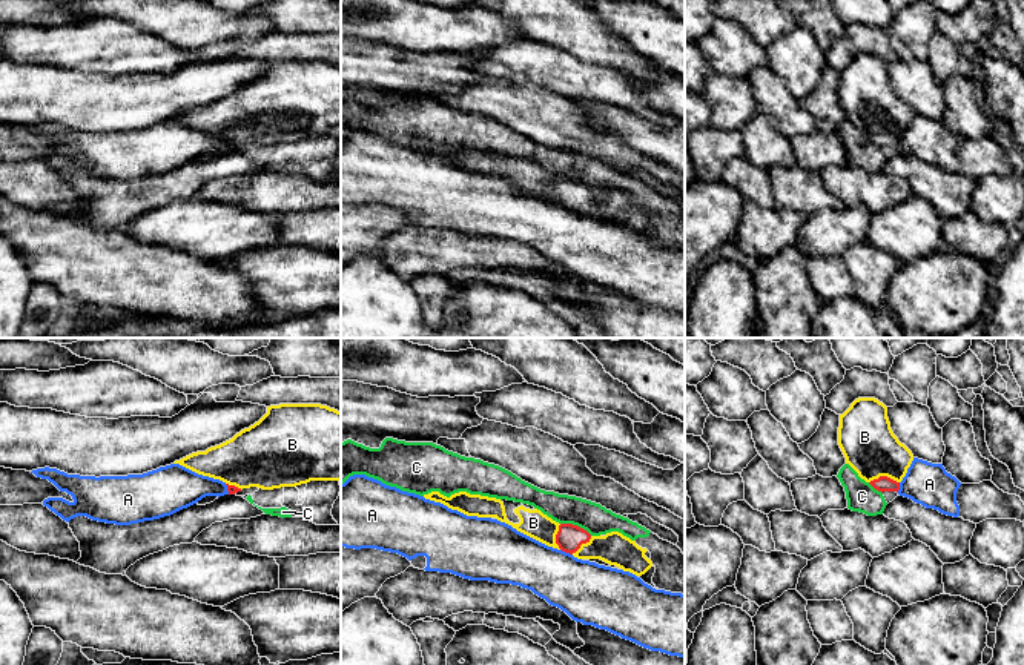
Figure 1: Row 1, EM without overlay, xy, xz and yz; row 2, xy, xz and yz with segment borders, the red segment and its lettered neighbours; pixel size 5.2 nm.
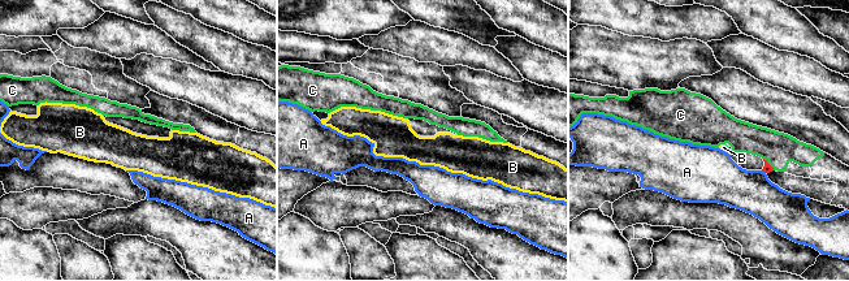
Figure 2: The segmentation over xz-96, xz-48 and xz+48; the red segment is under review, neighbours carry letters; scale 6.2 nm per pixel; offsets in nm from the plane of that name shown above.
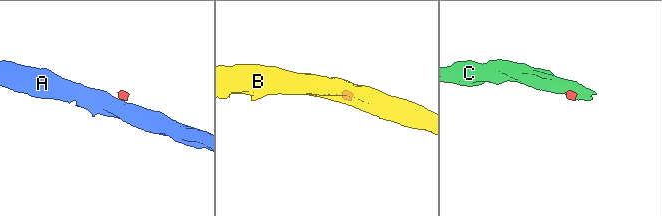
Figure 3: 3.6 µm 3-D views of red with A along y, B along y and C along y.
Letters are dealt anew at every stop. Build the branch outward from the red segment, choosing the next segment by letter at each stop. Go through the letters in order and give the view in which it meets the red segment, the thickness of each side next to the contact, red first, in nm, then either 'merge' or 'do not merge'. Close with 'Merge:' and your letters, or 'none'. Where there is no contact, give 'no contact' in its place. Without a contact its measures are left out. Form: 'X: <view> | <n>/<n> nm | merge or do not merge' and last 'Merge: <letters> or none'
A: xz | 140/320 nm | do not merge
B: yz | 80/280 nm | do not merge
C: xz | 140/160 nm | merge
Merge: C

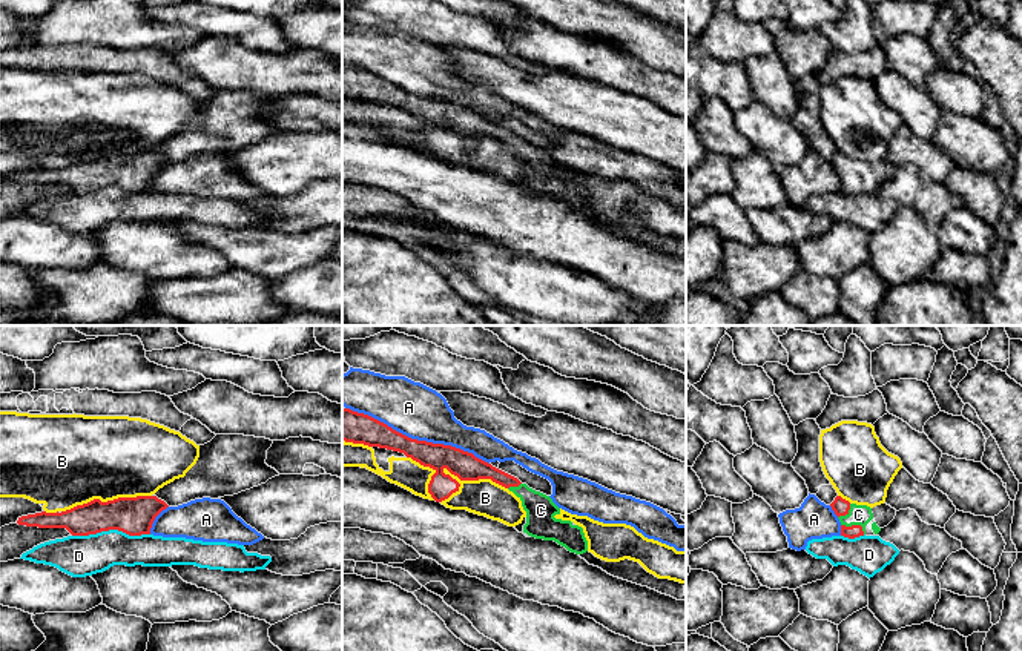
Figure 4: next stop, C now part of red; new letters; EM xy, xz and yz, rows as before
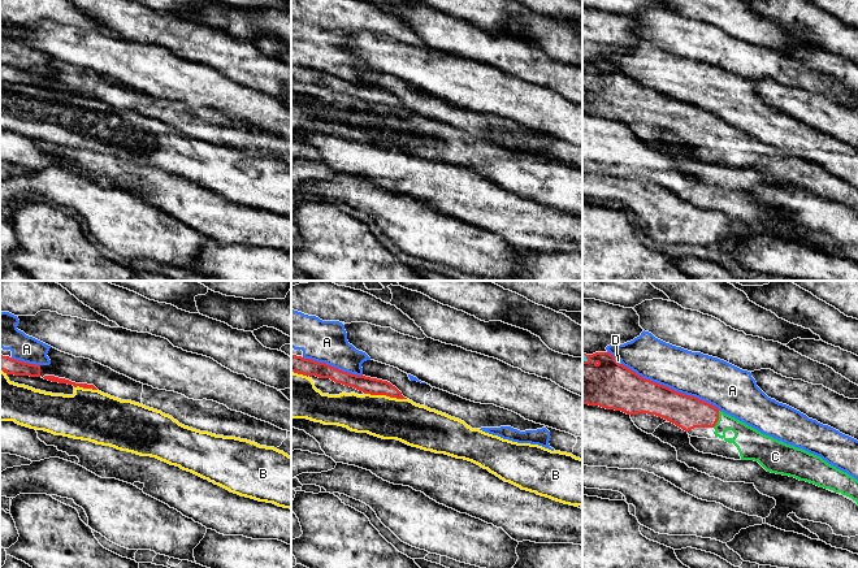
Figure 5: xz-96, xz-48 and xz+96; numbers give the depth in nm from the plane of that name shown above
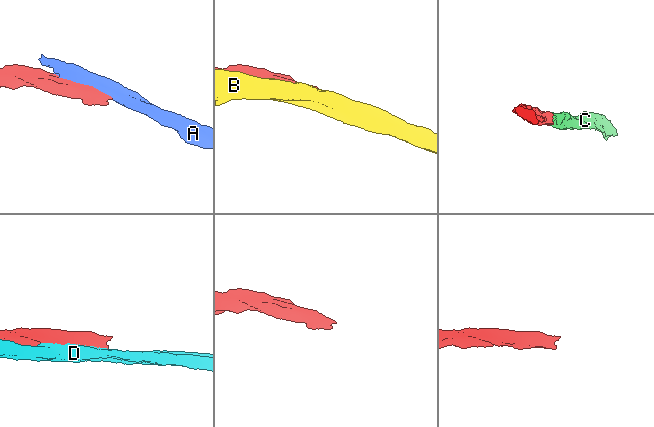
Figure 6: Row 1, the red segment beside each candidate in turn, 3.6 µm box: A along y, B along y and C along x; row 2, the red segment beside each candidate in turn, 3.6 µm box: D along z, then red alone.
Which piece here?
A: xz | 150/280 nm | do not merge
B: xz | 150/190 nm | do not merge
C: yz | 70/110 nm | merge
D: xy | 200/220 nm | do not merge
Merge: C

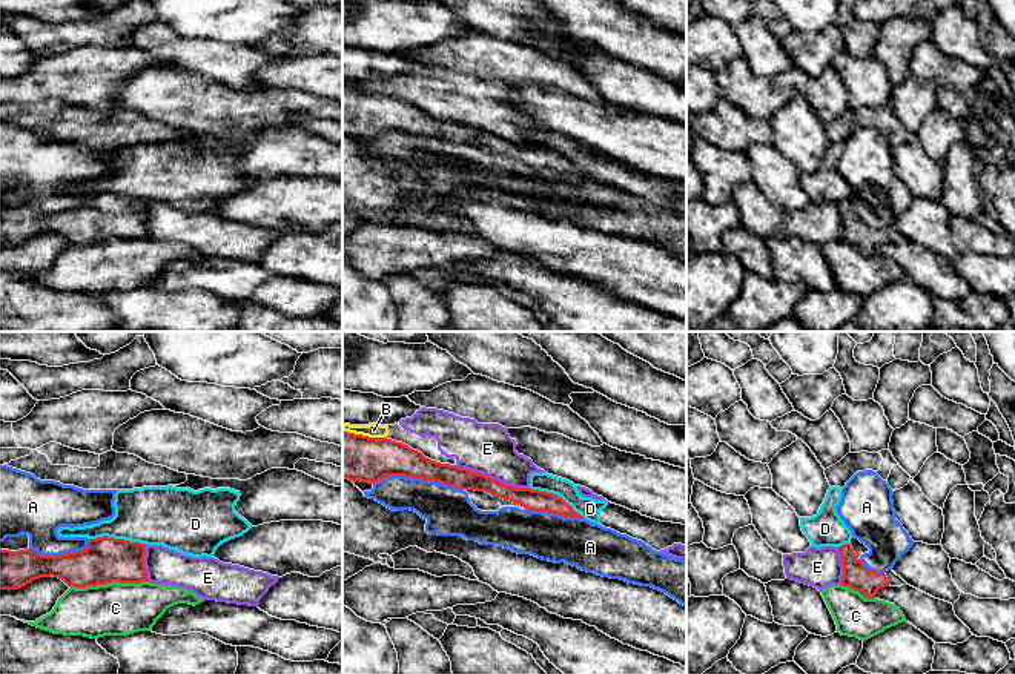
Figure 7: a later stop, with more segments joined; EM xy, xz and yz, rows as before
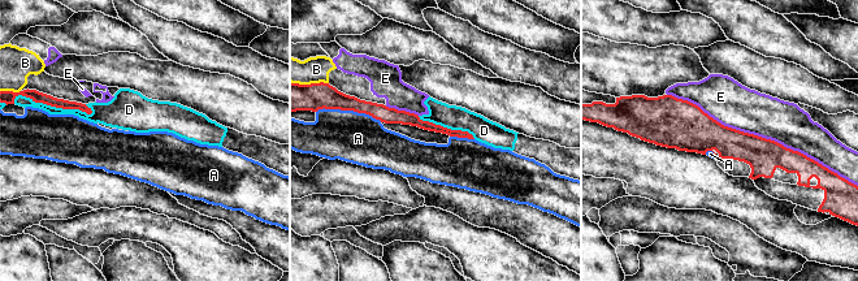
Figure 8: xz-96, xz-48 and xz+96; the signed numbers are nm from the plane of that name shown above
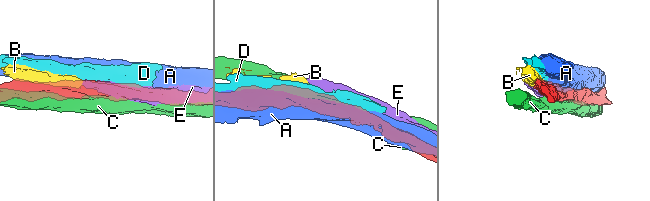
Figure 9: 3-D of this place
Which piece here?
A: xz | 220/260 nm | do not merge
B: xz | 240/80 nm | do not merge
C: xy | 240/280 nm | do not merge
D: xy | 240/300 nm | do not merge
E: xz | 110/260 nm | do not merge
Merge: none

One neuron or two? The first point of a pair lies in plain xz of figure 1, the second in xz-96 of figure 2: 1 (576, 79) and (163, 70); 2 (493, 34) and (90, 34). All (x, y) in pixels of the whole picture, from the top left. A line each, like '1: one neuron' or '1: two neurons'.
1: two neurons
2: two neurons

